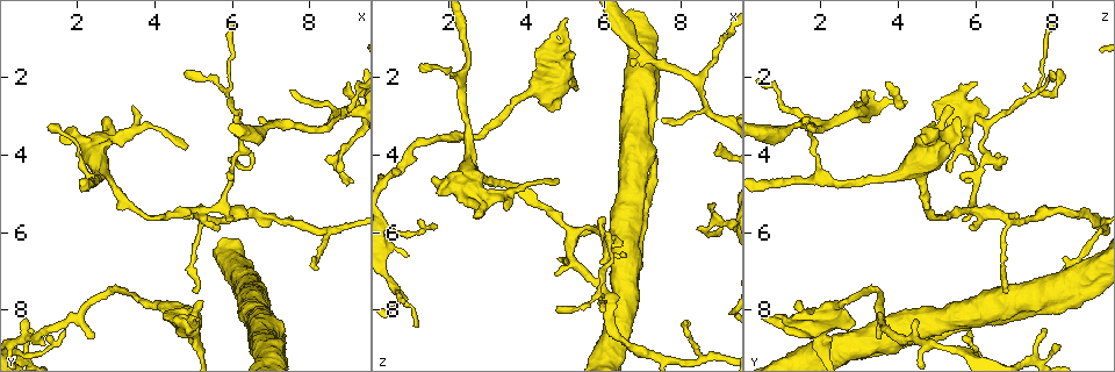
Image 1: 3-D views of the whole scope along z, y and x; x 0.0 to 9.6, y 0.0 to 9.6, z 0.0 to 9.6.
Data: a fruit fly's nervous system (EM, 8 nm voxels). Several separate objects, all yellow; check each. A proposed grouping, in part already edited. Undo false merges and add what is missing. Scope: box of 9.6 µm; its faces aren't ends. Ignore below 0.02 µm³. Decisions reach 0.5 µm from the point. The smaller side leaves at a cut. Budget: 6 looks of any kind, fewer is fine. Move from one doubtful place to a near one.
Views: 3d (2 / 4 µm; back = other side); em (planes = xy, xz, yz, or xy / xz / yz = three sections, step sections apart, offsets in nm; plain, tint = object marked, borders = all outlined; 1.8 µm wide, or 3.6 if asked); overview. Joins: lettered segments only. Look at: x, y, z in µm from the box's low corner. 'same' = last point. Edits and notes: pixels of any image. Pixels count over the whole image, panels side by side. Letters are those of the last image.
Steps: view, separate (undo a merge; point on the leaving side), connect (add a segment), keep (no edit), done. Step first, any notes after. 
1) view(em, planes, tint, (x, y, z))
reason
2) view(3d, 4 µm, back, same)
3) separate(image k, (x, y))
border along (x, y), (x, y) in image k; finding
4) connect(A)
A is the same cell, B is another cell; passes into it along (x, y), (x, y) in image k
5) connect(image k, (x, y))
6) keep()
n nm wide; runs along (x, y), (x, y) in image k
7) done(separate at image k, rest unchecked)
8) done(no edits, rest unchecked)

view(3d, 4 µm, (1.70, 8.50, 5.90))
an open end

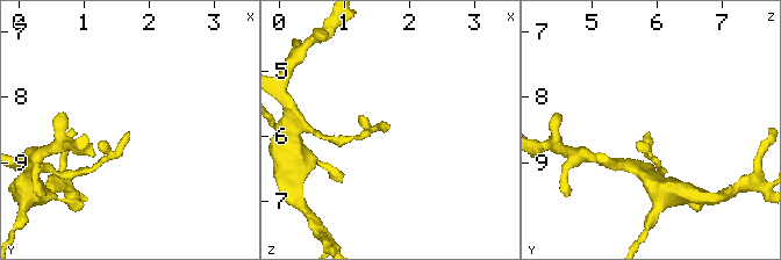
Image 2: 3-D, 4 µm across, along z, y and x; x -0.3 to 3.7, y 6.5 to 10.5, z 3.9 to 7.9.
view(em, planes, borders, (1.65, 8.50, 5.90))
now the EM

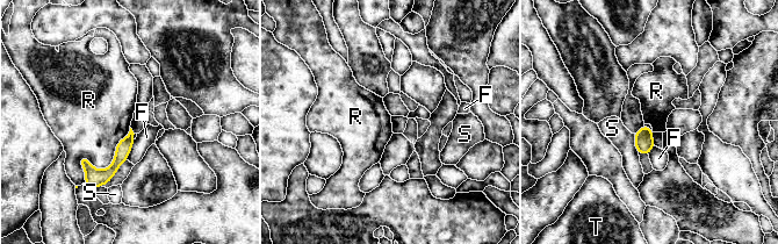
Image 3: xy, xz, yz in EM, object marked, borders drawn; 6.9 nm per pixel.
keep()
F, R, S and T are other cells; border along (130, 128), (83, 184) in image 3; no lettered segment goes on from it

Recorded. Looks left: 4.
view(3d, 4 µm, (2.35, 8.70, 3.55))
free end

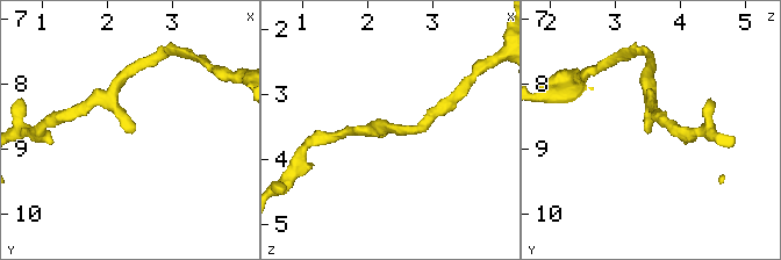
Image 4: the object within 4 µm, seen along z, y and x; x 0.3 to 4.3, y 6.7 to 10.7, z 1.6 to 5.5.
view(em, planes, borders, (2.40, 8.75, 3.55))

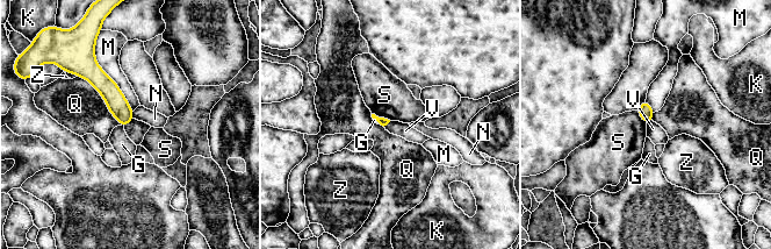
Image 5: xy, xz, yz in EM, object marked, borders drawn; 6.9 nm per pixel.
keep()
G, K, M, N, Q, S, V and Z are other cells; border along (134, 119), (123, 126) in image 5; none of them fits

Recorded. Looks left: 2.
view(em, 3.6 µm, planes, borders, (2.45, 3.70, 4.85))
abrupt turn

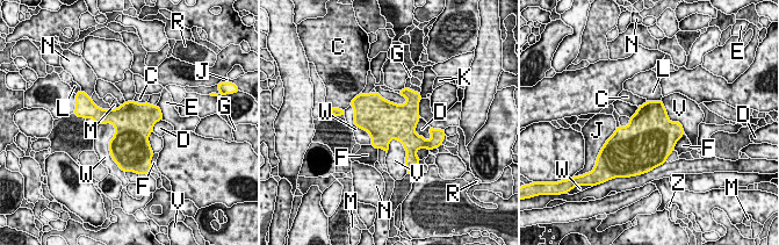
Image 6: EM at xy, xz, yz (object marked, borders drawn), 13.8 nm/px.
keep()
550 nm wide; V touches over 550 nm; C, D, E, F, G, J, K, L, M, N, R, V, W and Z are other cells; all the same neuron

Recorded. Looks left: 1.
done(no edits, rest unchecked)

